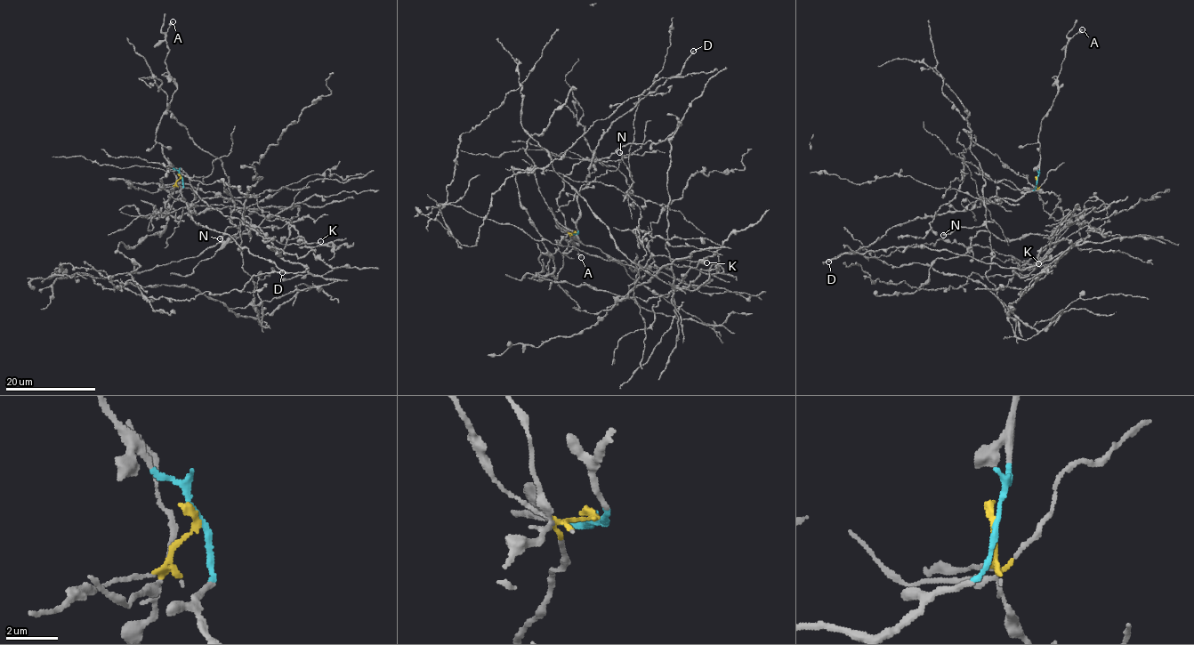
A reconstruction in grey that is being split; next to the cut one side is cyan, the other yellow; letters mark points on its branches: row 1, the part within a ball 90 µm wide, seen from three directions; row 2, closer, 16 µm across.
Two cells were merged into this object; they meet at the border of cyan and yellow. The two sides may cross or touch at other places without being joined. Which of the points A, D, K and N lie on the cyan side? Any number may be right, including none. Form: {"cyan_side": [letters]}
{"cyan_side": ["A", "D"]}

